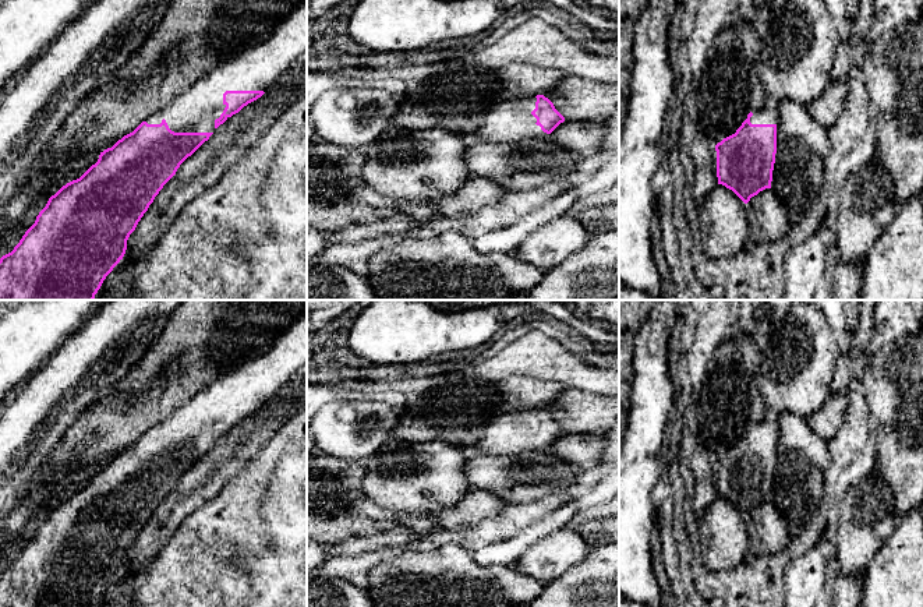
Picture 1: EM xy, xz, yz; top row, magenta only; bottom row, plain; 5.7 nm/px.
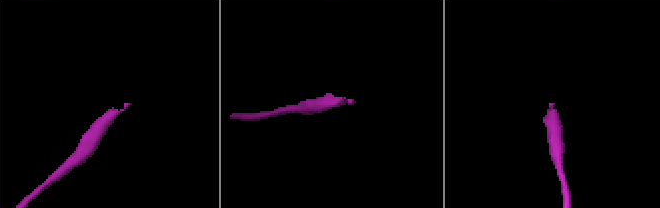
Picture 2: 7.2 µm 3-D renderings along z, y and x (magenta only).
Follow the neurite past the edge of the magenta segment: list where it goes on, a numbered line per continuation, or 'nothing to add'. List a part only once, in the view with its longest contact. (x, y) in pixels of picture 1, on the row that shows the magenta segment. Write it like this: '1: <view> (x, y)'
1: xy (260, 67)

